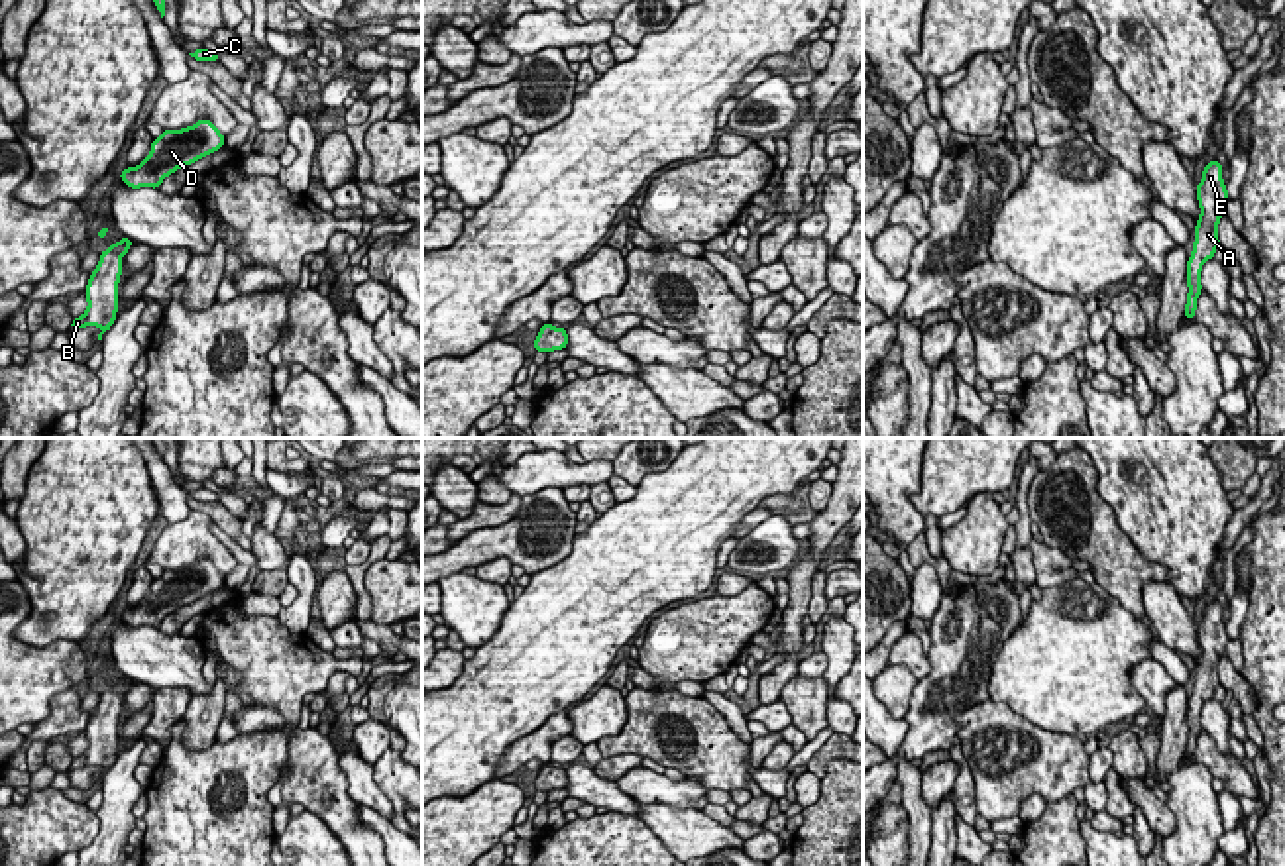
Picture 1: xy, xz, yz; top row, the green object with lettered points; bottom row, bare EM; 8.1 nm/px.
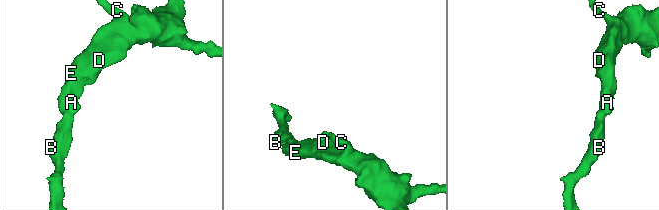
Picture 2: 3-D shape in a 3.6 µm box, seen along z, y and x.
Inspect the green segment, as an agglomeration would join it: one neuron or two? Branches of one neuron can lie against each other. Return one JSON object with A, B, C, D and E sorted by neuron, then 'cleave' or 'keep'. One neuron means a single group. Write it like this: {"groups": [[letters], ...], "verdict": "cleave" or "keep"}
{"groups": [["A", "B", "C", "D", "E"]], "verdict": "keep"}

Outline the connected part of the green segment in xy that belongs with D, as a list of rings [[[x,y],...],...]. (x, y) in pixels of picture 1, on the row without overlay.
[[[208,558],[183,569],[163,569],[163,575],[151,581],[151,593],[138,607],[126,607],[120,613],[120,619],[130,628],[159,628],[167,615],[218,591],[220,587],[224,587],[224,575]]]

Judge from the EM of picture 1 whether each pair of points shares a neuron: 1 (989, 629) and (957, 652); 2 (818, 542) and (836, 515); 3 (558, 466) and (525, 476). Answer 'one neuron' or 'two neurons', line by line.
1: one neuron
2: one neuron
3: one neuron

